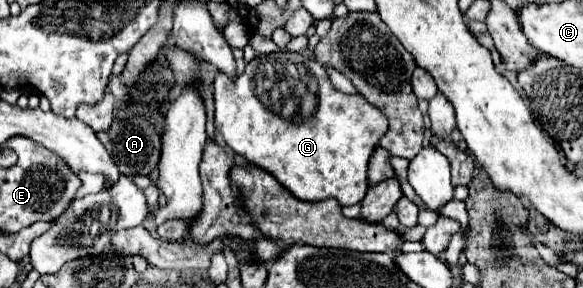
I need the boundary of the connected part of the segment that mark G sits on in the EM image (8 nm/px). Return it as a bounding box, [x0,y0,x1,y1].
[213,49,387,205]

